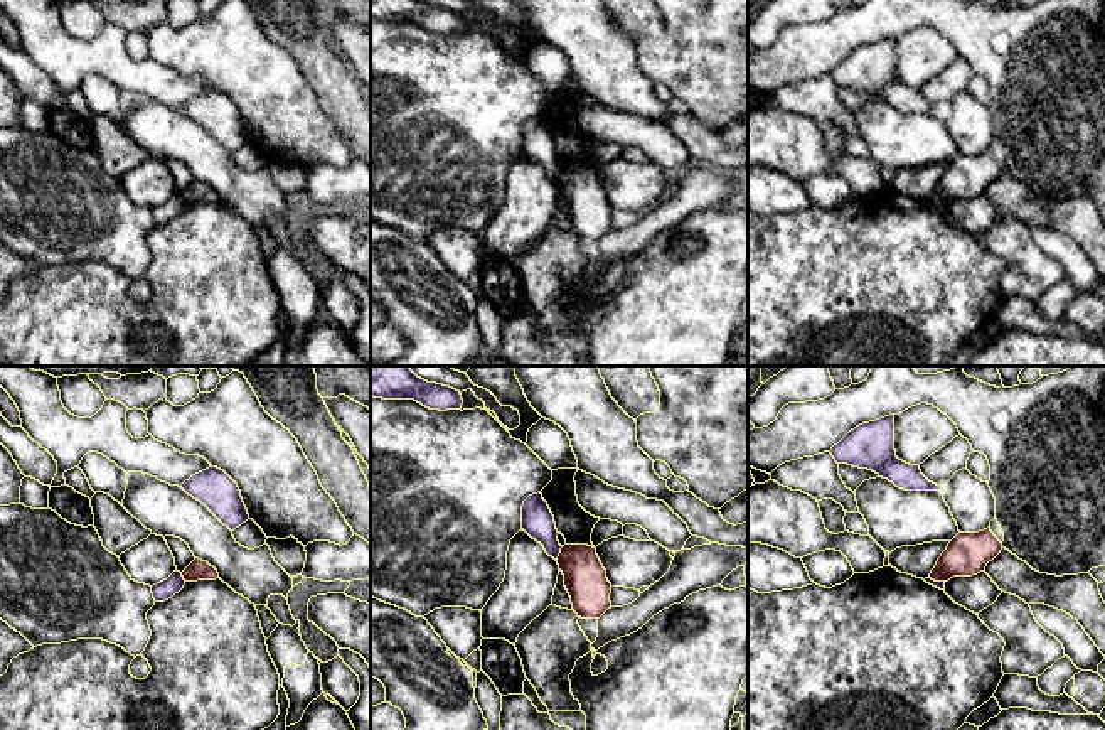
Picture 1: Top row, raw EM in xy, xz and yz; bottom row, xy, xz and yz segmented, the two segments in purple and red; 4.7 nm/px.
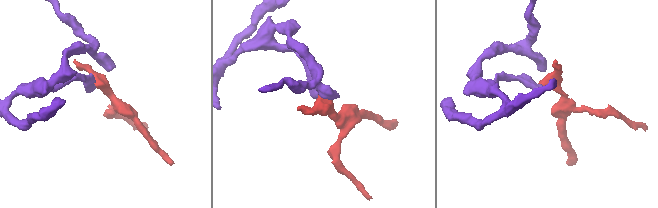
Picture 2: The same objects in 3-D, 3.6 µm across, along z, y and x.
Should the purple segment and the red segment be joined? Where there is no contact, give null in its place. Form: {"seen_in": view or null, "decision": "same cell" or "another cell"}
{"seen_in": "xz", "decision": "another cell"}

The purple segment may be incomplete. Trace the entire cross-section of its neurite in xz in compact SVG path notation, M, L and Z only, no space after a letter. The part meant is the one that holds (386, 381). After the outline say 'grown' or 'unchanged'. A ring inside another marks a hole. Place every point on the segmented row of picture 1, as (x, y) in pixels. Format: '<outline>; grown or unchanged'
M371 366L371 396L414 400L430 410L460 410L460 391L418 378L409 366Z; unchanged

